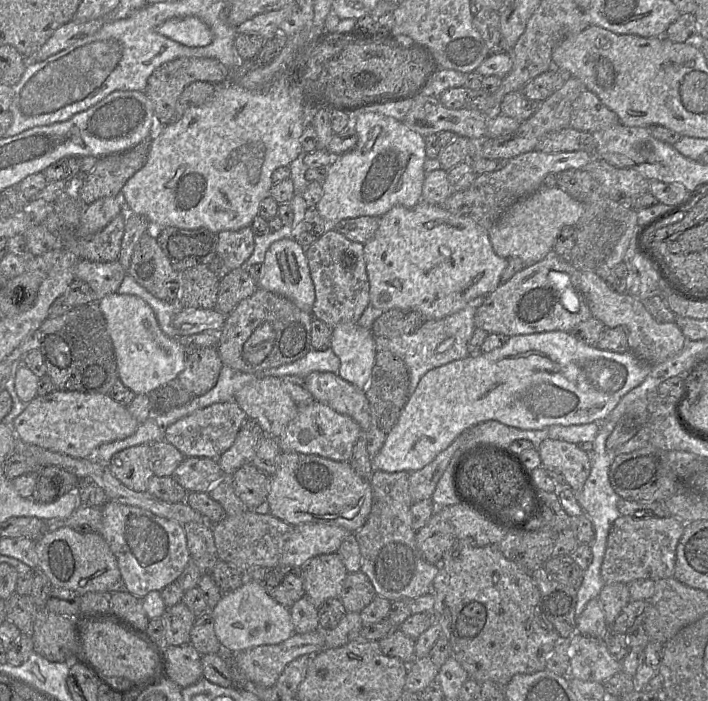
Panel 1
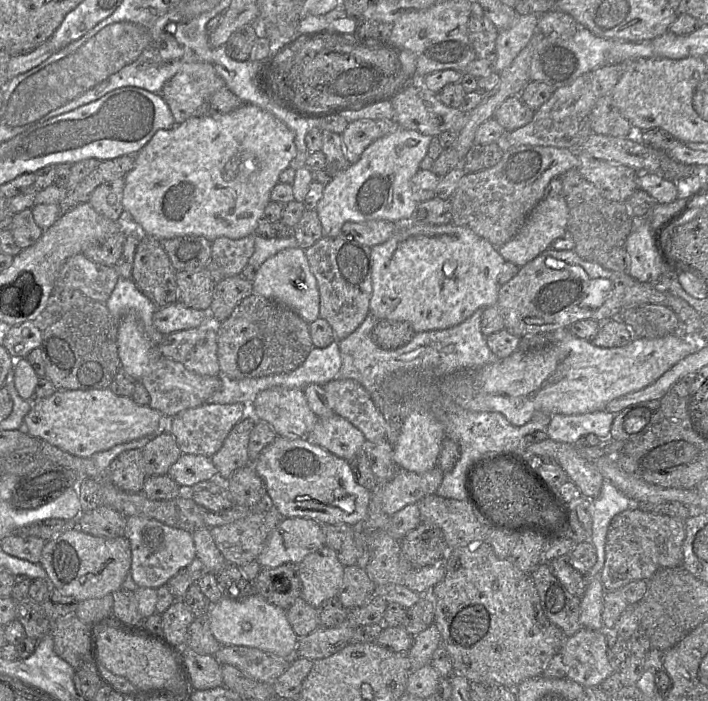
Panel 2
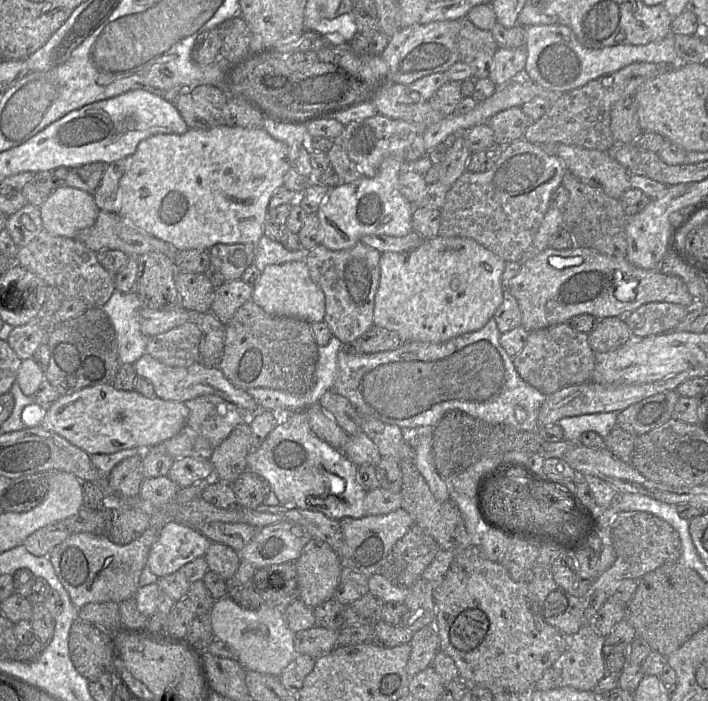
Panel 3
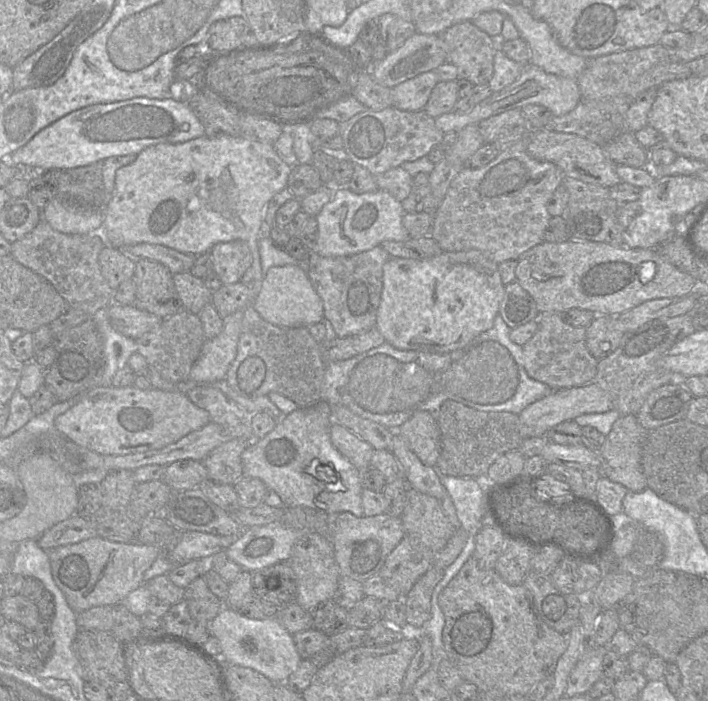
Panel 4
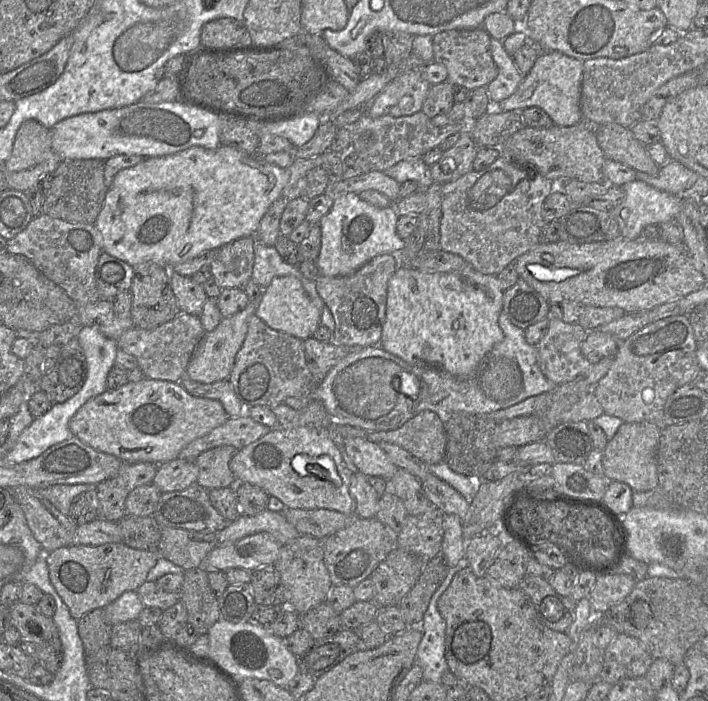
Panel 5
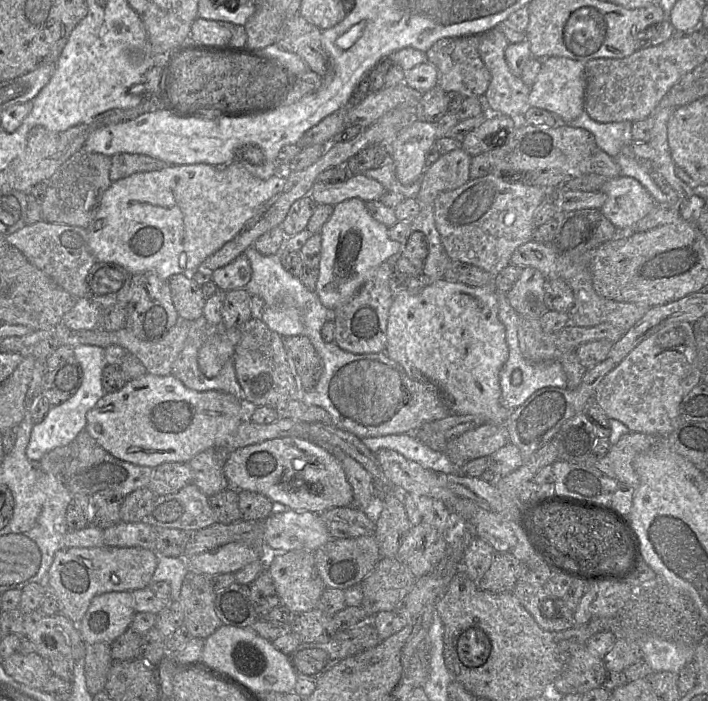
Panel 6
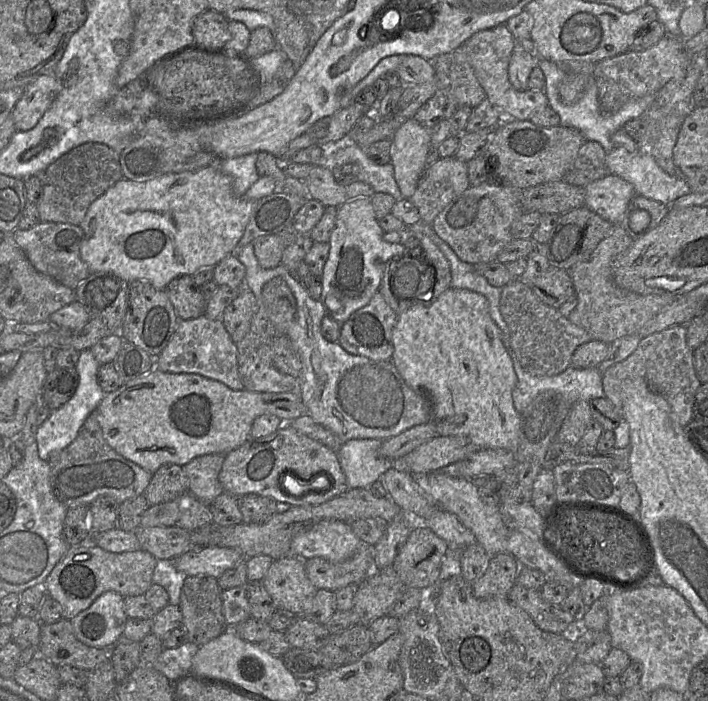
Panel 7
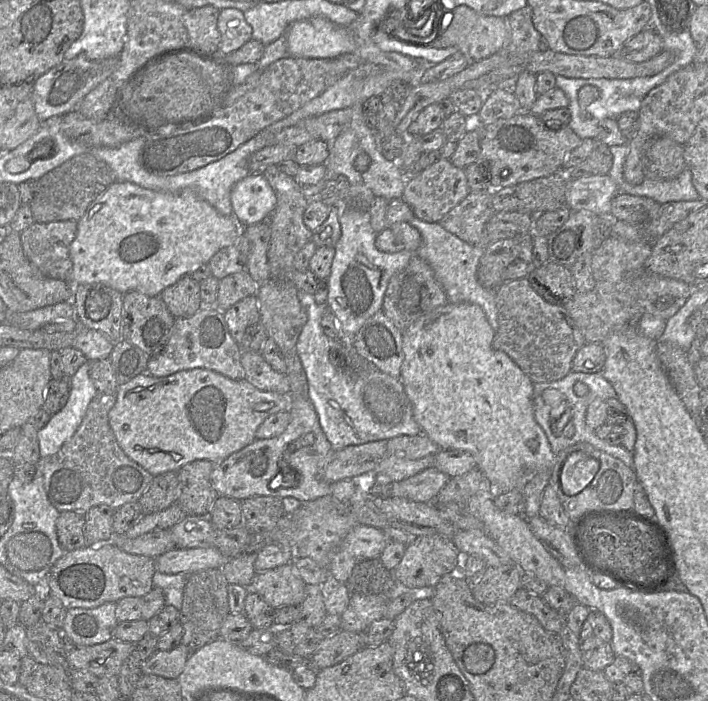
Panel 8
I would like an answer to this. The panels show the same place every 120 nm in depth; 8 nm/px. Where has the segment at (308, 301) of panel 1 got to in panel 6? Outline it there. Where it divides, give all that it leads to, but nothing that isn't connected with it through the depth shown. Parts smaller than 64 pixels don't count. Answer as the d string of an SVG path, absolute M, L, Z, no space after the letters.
M266 307L260 320L283 338L303 335L304 324L295 307Z

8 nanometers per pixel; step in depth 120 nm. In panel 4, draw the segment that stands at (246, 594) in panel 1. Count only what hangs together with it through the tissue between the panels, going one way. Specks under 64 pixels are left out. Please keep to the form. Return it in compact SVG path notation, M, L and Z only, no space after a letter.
M223 606L217 616L210 621L209 632L220 642L221 656L217 656L226 667L238 665L251 668L274 684L285 683L297 670L302 660L293 635L277 618L252 619L244 616L239 610Z

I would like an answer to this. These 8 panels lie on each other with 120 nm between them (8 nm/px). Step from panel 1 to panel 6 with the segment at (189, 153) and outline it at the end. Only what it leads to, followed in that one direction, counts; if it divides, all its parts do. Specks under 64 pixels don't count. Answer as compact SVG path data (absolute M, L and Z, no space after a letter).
M233 160L225 166L212 166L204 163L168 165L161 170L134 173L128 177L111 182L111 185L104 192L98 210L86 228L89 247L97 262L112 262L118 264L131 274L152 272L166 281L175 274L192 275L209 256L233 239L246 222L255 215L259 207L280 192L284 188L285 183L286 178L281 174L275 174L268 179L257 178L250 174L238 160Z

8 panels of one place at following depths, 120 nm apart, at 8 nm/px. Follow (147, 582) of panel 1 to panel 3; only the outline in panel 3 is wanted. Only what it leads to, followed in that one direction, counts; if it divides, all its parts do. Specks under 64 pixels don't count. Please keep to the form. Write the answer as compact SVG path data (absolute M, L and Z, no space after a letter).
M169 522L152 544L146 566L157 577L170 575L198 557L204 557L211 543L199 530Z

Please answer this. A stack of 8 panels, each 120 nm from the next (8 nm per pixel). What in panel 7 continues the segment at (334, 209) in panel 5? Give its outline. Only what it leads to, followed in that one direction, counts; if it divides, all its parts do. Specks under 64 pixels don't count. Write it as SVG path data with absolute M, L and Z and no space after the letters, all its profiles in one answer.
M357 197L338 207L335 227L329 239L329 256L322 275L322 293L320 302L326 313L340 325L355 311L366 306L379 290L386 262L393 257L401 256L404 247L398 243L389 243L383 239L384 231L378 225L378 220L368 197Z

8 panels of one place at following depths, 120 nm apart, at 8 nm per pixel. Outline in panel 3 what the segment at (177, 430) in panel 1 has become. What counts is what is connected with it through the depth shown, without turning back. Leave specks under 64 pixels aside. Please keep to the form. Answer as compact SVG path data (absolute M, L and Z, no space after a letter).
M202 395L184 402L189 410L186 426L208 440L213 447L220 445L240 424L248 423L250 413L216 395Z

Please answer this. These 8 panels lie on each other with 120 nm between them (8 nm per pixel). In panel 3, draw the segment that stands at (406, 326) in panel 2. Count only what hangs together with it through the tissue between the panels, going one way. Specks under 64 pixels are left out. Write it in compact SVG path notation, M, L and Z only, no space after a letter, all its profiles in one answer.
M373 325L351 344L345 346L355 353L369 354L395 350L403 344L403 340L396 332Z

